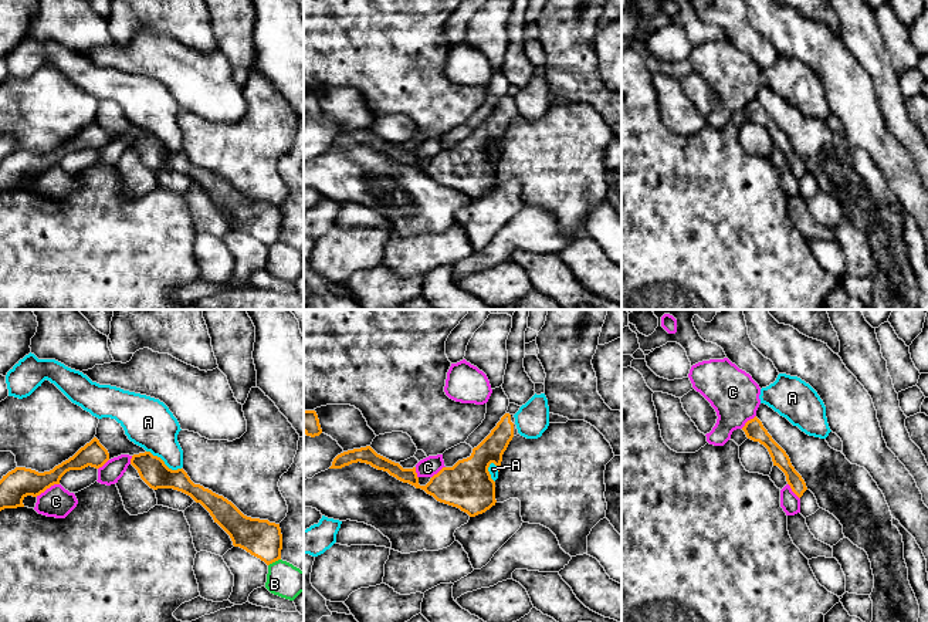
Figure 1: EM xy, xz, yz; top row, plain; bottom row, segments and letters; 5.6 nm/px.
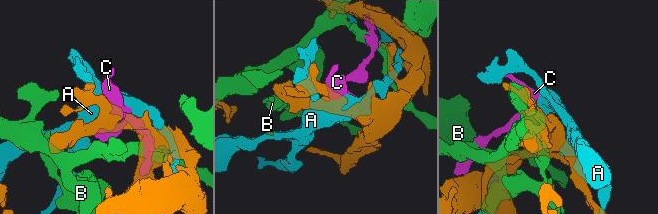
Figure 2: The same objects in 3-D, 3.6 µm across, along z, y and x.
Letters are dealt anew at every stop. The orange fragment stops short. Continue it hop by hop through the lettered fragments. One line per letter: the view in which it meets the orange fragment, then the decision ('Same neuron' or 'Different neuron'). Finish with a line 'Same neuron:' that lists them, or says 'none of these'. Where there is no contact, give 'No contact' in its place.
A: Touches orange in xy. Different neuron
B: Touches orange in xy. Different neuron
C: Touches orange in xy. Same neuron
Same neuron: C

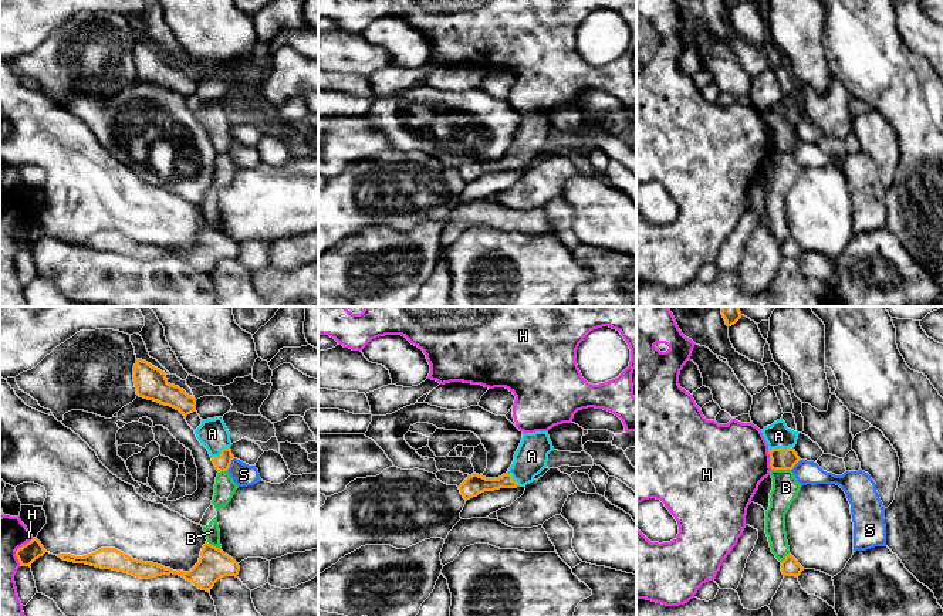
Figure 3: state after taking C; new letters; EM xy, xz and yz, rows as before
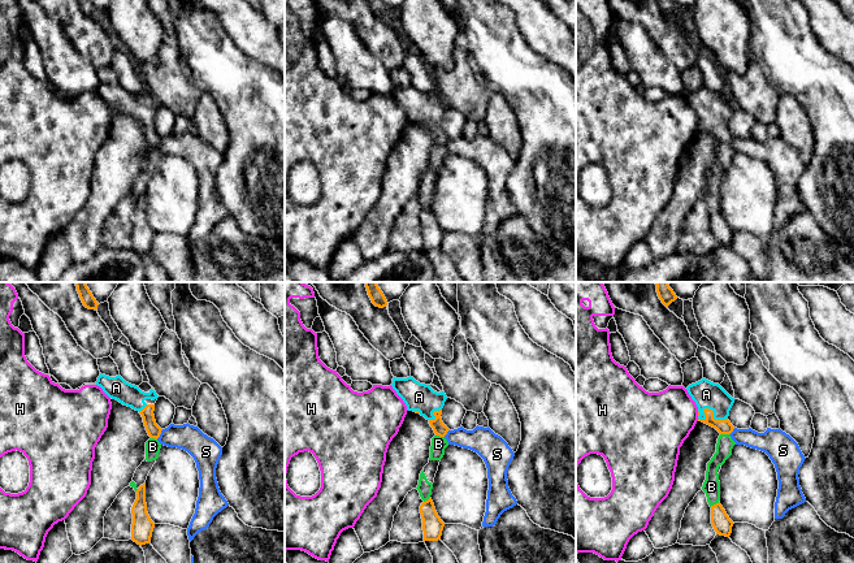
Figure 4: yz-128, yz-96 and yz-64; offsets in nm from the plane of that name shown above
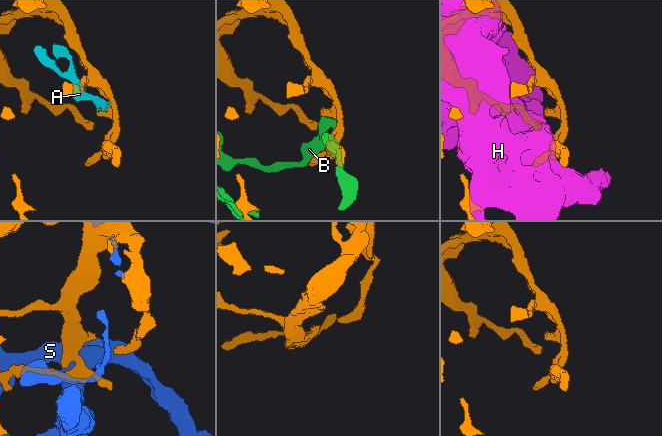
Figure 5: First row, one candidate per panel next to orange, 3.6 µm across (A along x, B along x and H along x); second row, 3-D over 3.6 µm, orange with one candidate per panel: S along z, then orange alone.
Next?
A: Touches orange in yz. Same neuron
B: Touches orange in yz. Different neuron
H: Touches orange in yz. Different neuron
S: Touches orange in xy. Different neuron
Same neuron: A

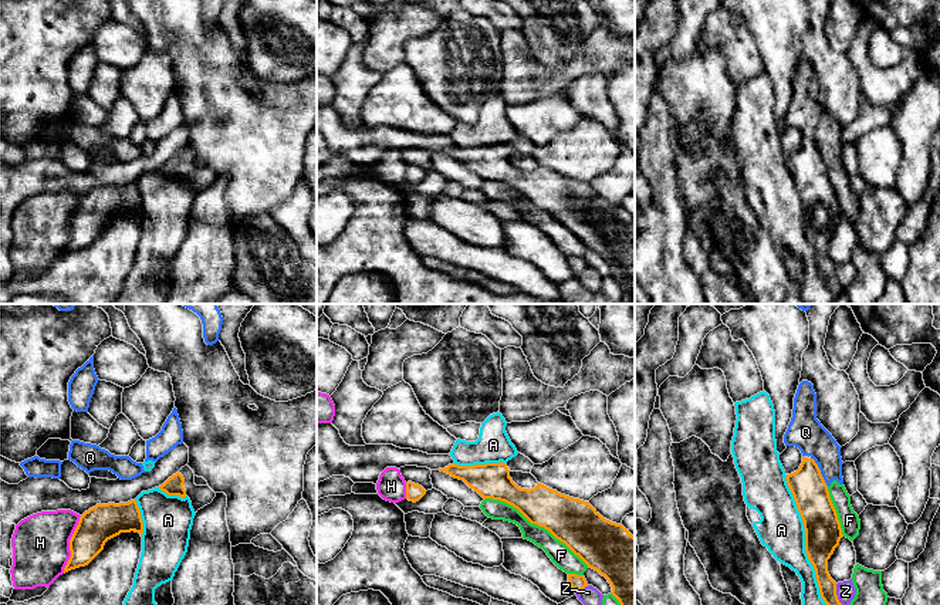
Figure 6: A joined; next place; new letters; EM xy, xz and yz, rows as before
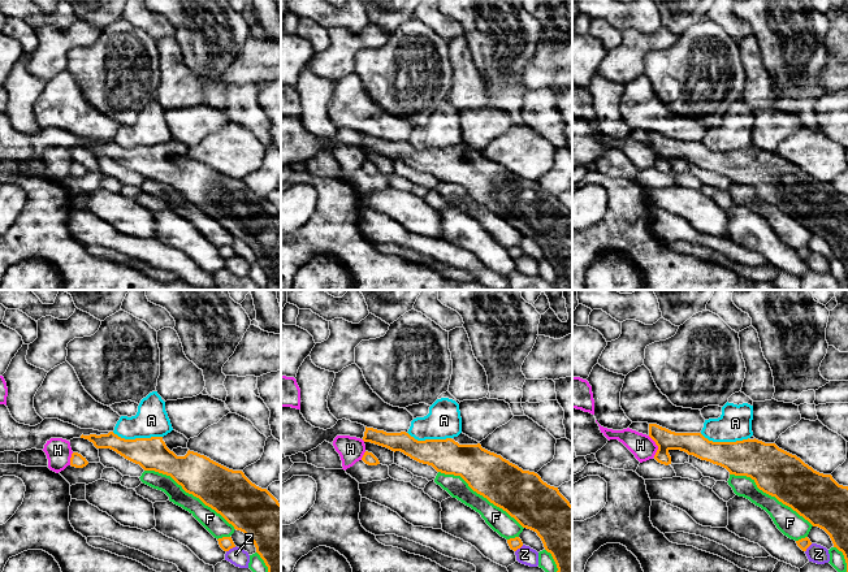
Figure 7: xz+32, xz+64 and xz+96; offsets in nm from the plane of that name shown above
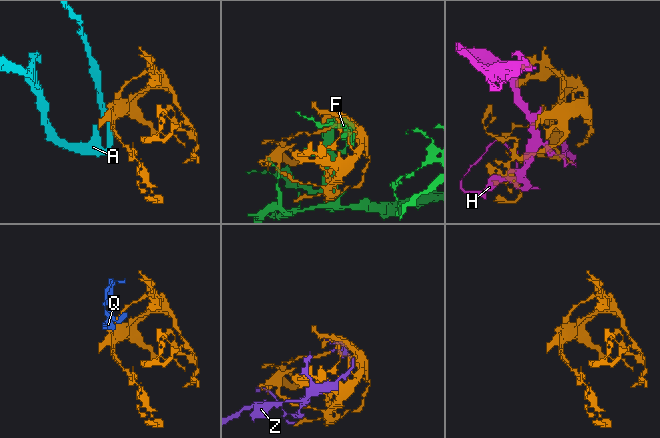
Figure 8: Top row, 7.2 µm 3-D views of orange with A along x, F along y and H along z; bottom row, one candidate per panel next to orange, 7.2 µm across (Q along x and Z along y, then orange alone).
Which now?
A: Touches orange in yz. Same neuron
F: Touches orange in xz. Different neuron
H: Touches orange in xy. Different neuron
Q: Touches orange in yz. Different neuron
Z: Touches orange in yz. Different neuron
Same neuron: A

